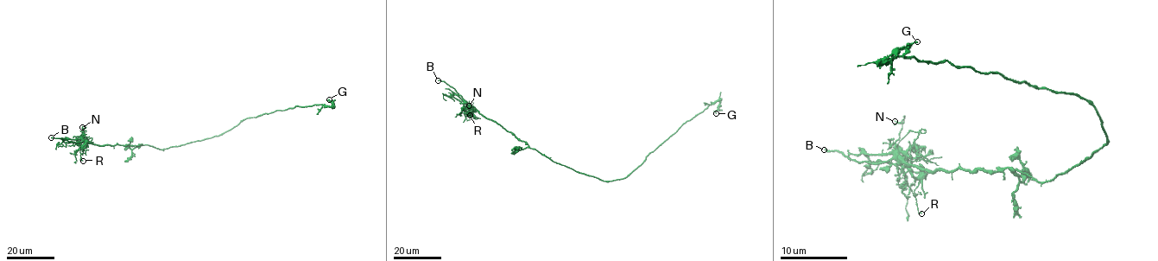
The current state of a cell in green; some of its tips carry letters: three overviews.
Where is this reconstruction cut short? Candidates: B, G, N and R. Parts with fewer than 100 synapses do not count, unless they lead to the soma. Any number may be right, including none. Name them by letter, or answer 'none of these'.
B

